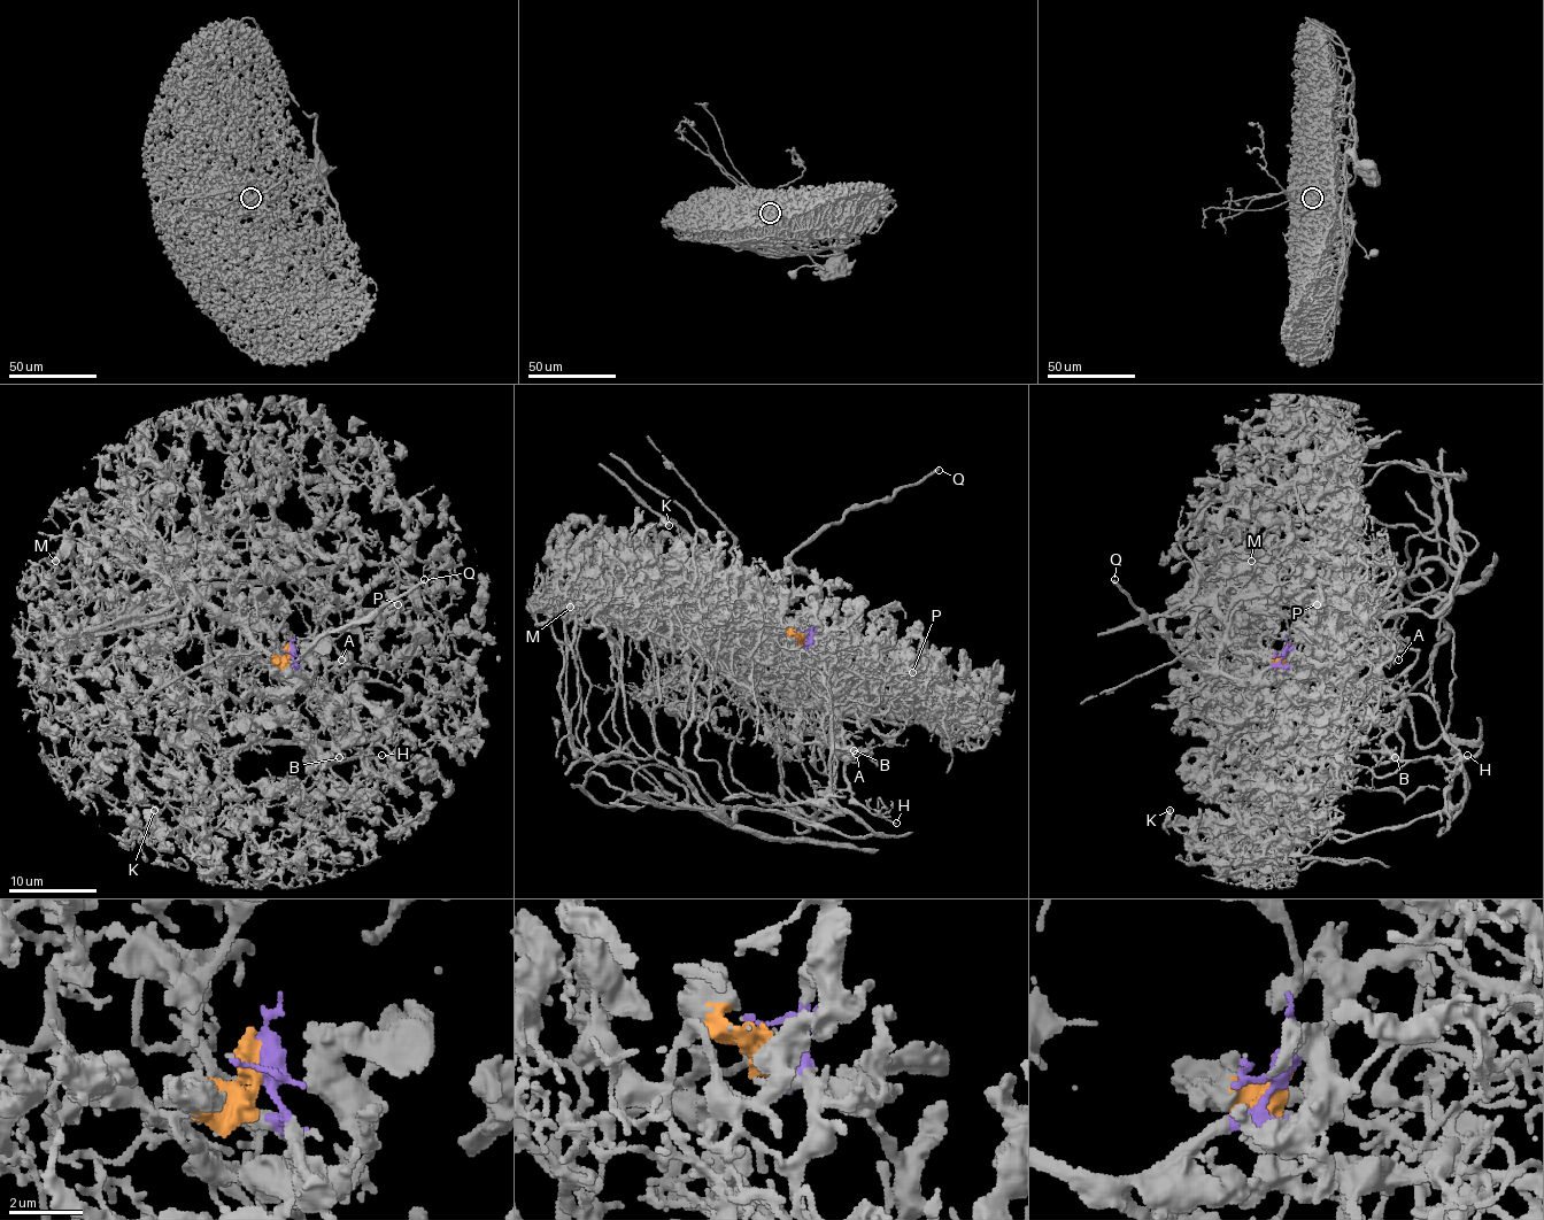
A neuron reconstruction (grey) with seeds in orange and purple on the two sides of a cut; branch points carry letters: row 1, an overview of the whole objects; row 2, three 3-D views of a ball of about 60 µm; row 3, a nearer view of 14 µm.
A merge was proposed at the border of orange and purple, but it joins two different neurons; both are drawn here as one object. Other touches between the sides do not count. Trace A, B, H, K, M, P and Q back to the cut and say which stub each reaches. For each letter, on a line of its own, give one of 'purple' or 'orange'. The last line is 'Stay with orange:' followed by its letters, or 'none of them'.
A: purple
B: purple
H: purple
K: orange
M: orange
P: orange
Q: purple
Stay with orange: K, M, P

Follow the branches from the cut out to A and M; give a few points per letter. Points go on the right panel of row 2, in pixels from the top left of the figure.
A: (1286, 651), (1281, 663), (1299, 678), (1332, 678), (1369, 685), (1394, 639), (1398, 645), (1398, 661)
M: (1286, 651), (1307, 671), (1279, 724), (1288, 685), (1251, 562)

